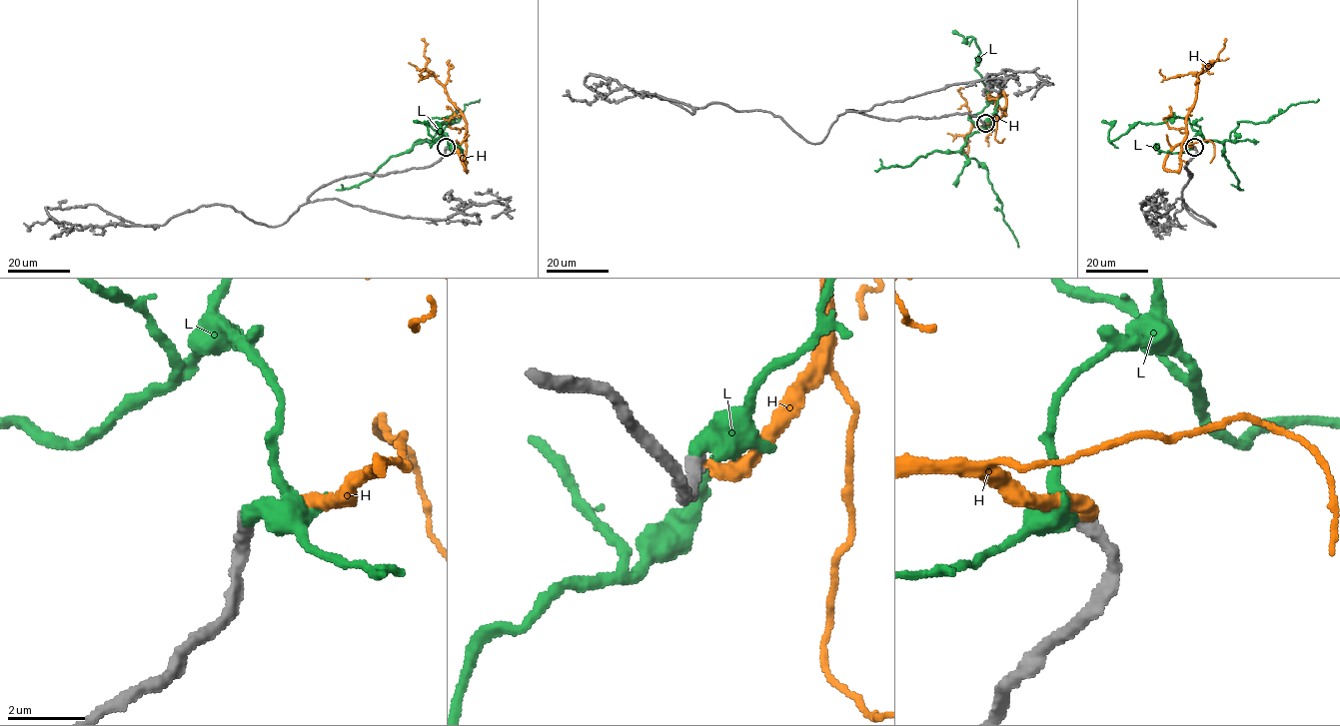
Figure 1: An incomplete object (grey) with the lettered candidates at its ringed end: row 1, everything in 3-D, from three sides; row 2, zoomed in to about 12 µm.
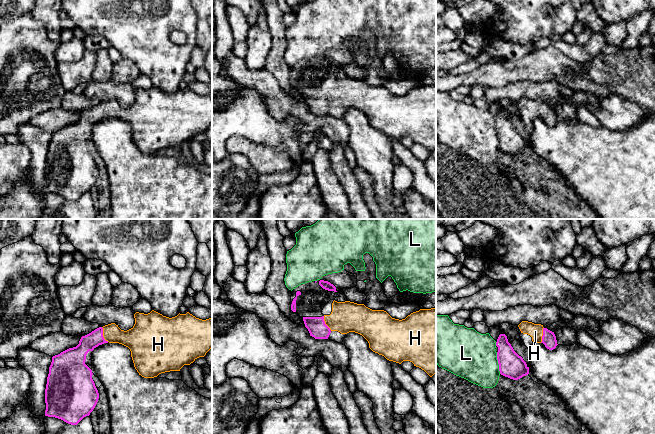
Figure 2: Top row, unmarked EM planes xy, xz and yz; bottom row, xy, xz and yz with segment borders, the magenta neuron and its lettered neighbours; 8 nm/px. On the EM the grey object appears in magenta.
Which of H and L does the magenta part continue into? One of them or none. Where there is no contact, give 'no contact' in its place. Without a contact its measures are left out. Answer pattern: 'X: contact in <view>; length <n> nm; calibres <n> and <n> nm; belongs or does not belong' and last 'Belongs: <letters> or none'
H: contact in xy; length 130 nm; calibres 130 and 160 nm; belongs
L: contact in yz; length 180 nm; calibres 200 and 380 nm; does not belong
Belongs: H

